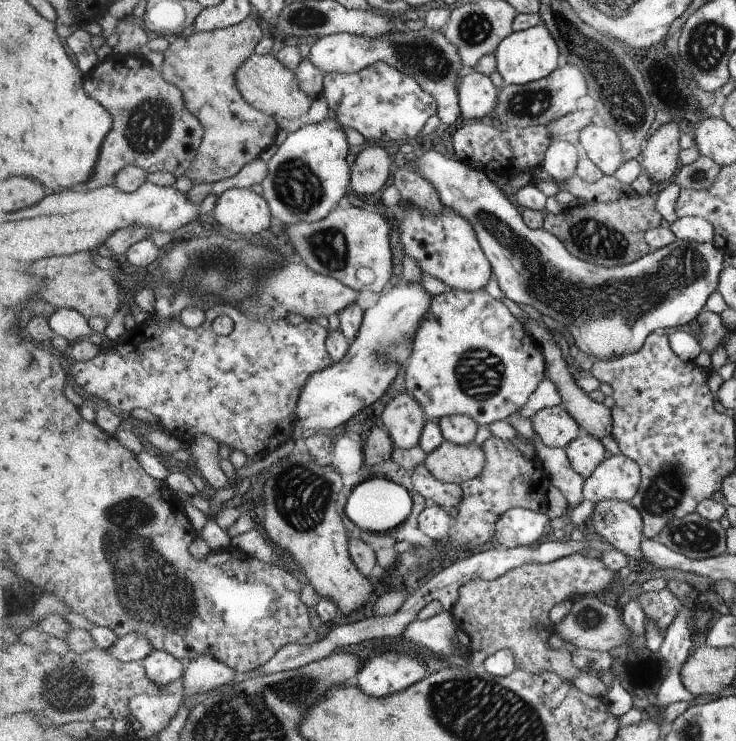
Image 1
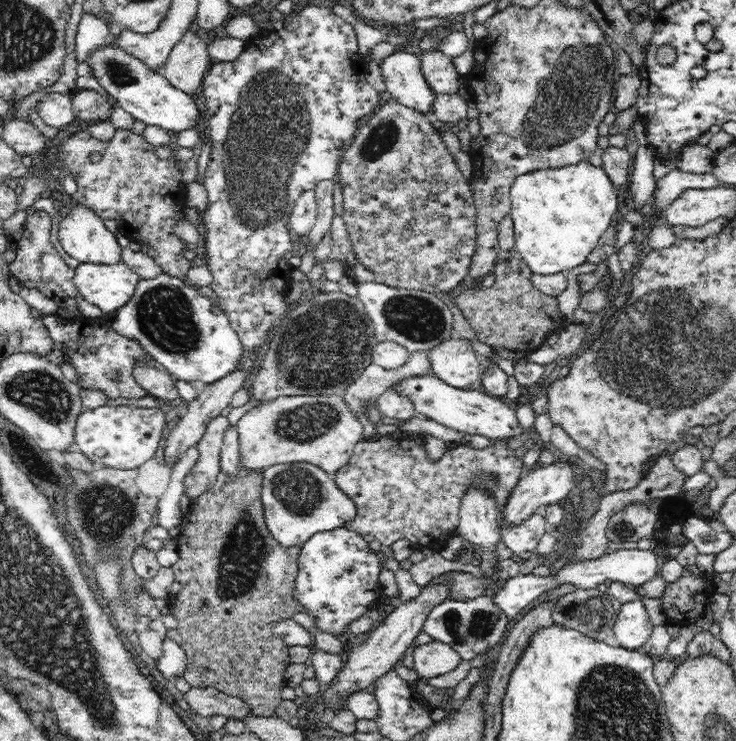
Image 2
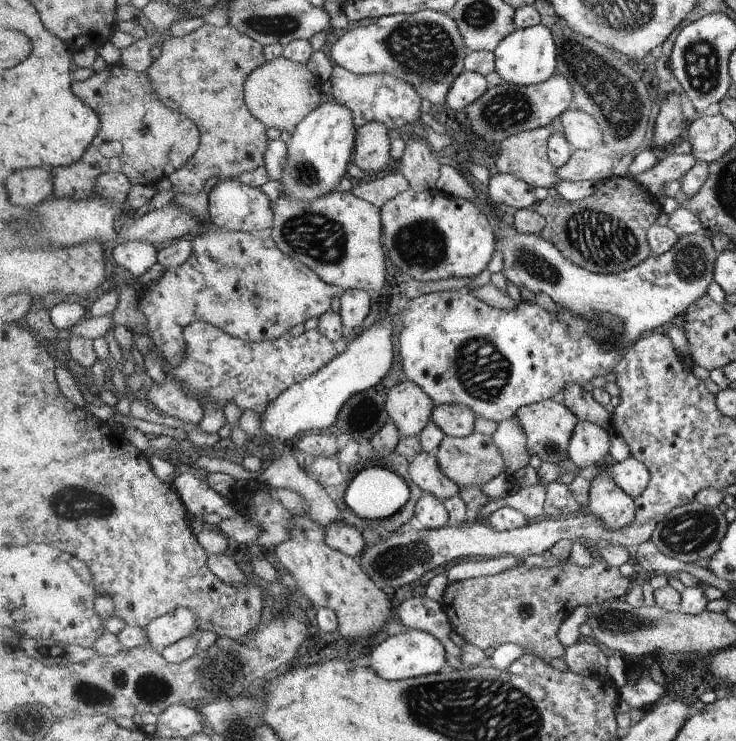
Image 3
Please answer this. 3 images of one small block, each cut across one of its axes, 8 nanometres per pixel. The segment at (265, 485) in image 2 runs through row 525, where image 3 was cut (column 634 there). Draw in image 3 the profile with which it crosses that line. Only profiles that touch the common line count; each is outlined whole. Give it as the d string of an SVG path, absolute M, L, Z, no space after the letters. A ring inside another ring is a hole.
M488 212L488 214L494 220L494 226L498 226L498 230L494 230L494 234L498 234L498 250L502 250L502 260L504 260L503 275L508 279L508 282L512 282L516 288L528 288L532 294L547 293L564 310L574 310L574 314L582 314L582 318L600 316L606 312L614 314L620 322L626 322L626 326L622 326L622 330L626 330L625 343L628 343L629 347L638 342L642 332L650 334L654 328L668 326L668 322L672 322L676 316L685 314L690 306L696 304L698 298L705 296L708 286L712 282L714 262L717 262L716 250L710 242L709 234L705 231L679 237L668 252L661 255L651 254L640 265L626 272L594 274L589 270L584 270L581 266L572 264L570 260L566 260L562 256L562 251L559 251L549 239L542 238L537 234L520 234L514 225L502 220L498 214L494 214L494 212Z

